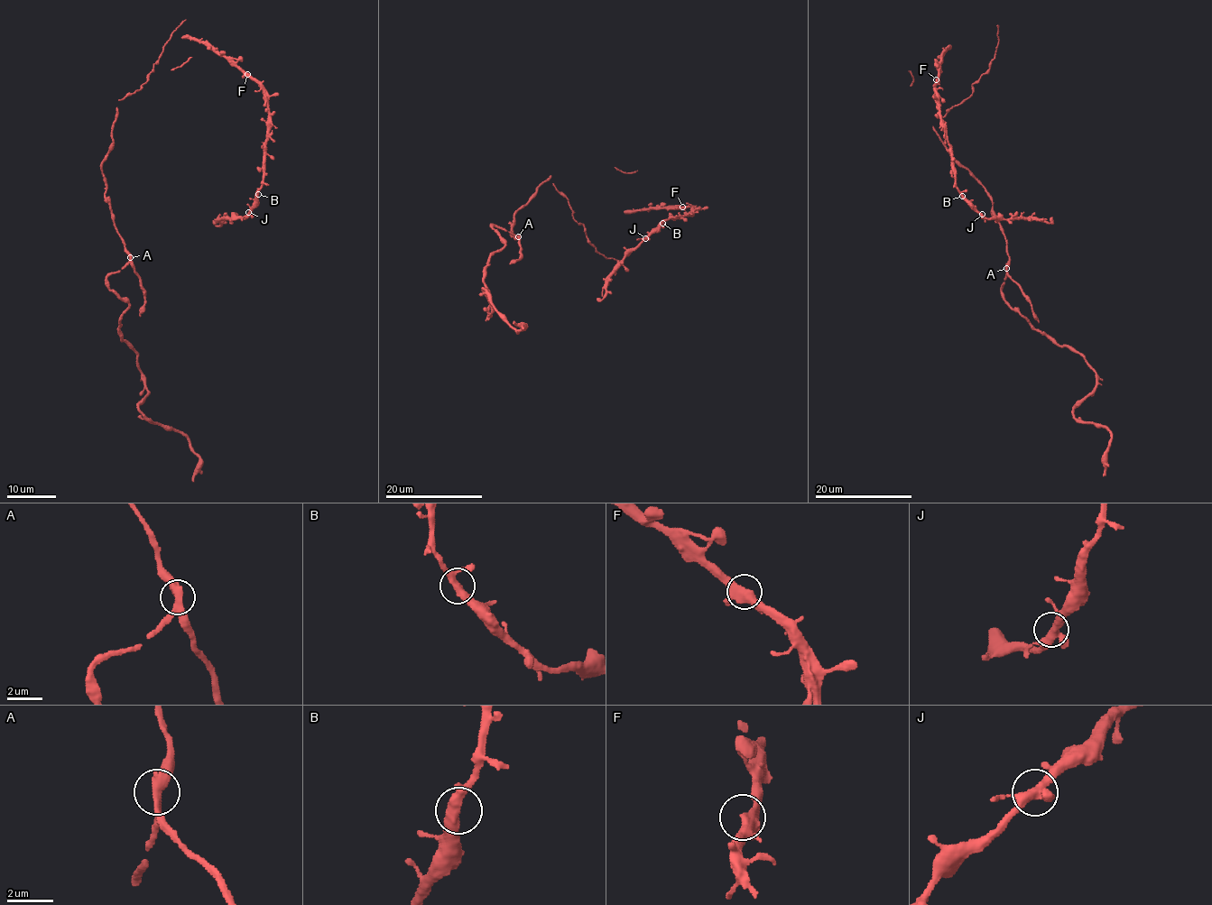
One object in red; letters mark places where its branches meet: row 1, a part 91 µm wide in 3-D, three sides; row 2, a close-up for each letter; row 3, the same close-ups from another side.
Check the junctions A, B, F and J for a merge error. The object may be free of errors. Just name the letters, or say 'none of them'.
A

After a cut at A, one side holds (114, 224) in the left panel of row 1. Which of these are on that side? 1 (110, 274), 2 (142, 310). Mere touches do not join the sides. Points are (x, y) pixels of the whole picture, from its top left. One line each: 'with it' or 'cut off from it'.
1: with it
2: cut off from it

